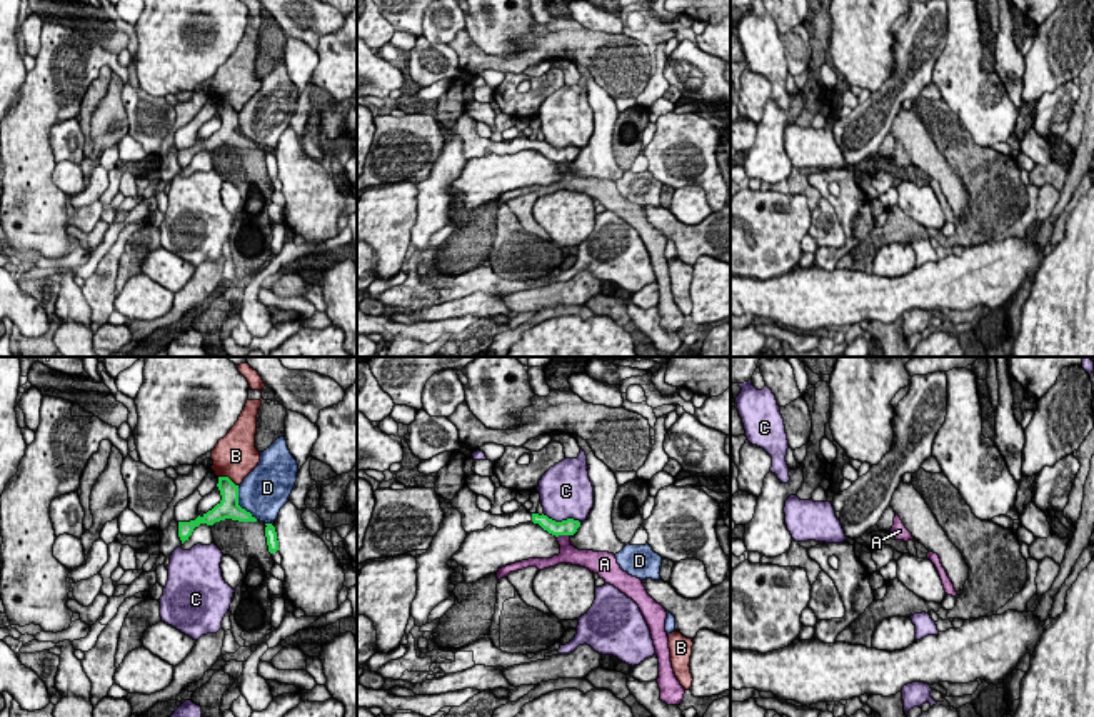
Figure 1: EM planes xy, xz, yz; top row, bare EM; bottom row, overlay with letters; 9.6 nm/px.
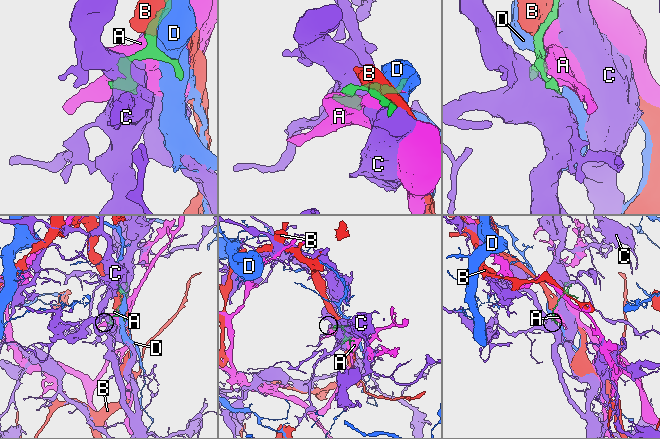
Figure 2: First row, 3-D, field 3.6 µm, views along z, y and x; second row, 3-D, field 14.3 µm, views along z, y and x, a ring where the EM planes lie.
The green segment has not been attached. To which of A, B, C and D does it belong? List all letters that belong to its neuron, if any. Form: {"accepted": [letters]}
{"accepted": []}

